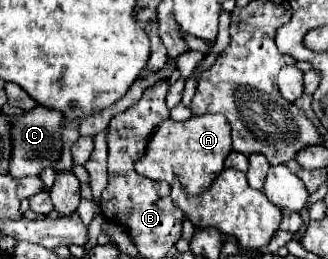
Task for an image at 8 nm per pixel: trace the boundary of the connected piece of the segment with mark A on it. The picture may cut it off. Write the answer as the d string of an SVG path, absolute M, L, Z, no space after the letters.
M202 114L192 116L186 122L166 120L162 126L152 134L150 144L144 156L136 162L136 172L150 180L168 180L172 176L180 178L180 184L188 196L202 194L212 186L212 180L224 170L224 160L232 150L230 140L230 126L222 114Z

